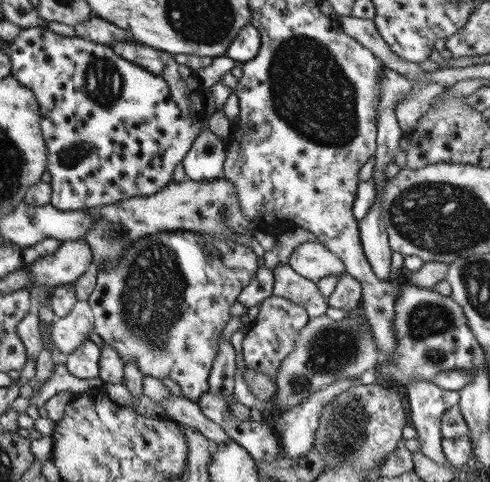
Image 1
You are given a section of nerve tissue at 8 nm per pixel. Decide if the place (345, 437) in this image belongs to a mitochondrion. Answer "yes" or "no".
yes

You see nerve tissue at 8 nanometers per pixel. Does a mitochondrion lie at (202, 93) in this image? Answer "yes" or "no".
no

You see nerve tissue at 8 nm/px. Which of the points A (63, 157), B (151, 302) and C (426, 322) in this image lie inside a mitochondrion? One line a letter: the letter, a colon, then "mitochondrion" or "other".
A: mitochondrion
B: mitochondrion
C: mitochondrion

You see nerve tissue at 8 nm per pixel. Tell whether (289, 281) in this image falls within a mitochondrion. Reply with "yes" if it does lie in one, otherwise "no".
no

